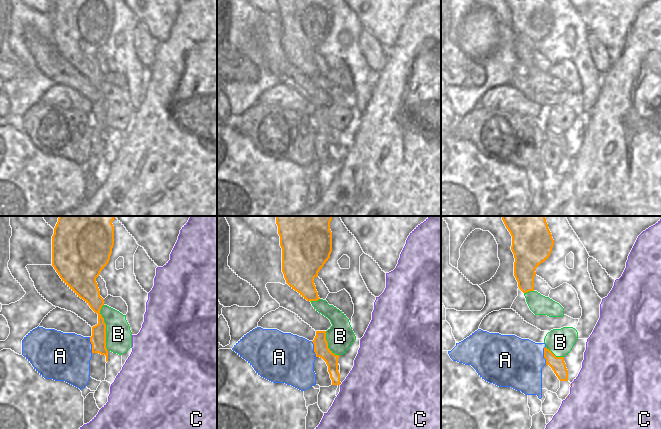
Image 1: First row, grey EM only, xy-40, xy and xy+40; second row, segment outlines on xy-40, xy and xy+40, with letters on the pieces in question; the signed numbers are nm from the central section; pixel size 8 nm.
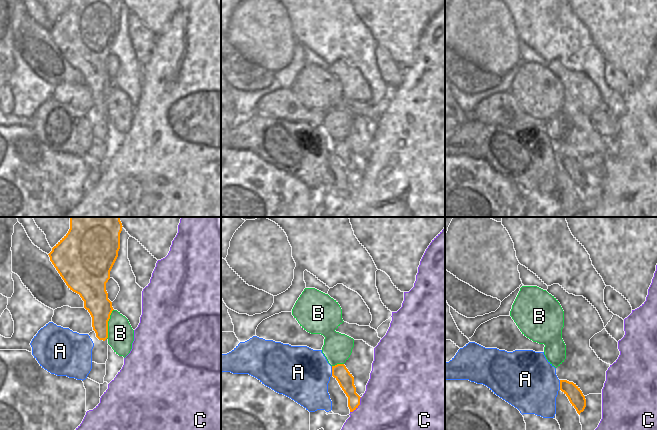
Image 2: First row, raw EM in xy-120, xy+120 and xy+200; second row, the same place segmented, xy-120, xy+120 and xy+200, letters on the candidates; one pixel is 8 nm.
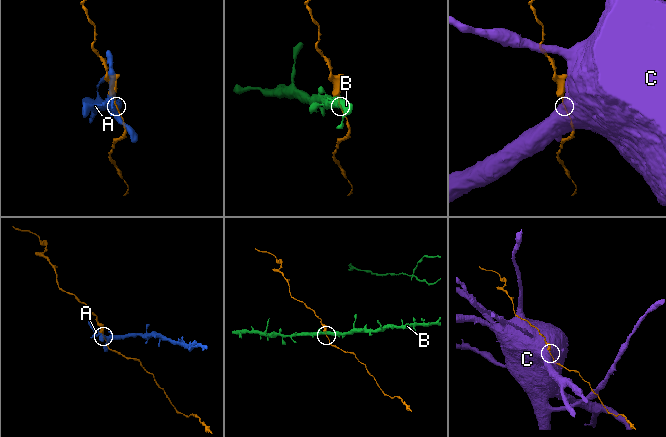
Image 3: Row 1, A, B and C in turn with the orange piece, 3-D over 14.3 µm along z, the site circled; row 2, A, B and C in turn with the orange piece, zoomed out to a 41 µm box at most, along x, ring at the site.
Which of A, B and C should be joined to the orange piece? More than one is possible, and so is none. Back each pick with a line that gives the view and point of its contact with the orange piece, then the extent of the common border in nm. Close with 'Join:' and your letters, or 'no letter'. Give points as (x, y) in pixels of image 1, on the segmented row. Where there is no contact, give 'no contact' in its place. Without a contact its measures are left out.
Join: no letter

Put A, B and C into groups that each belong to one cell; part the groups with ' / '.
A / B / C

